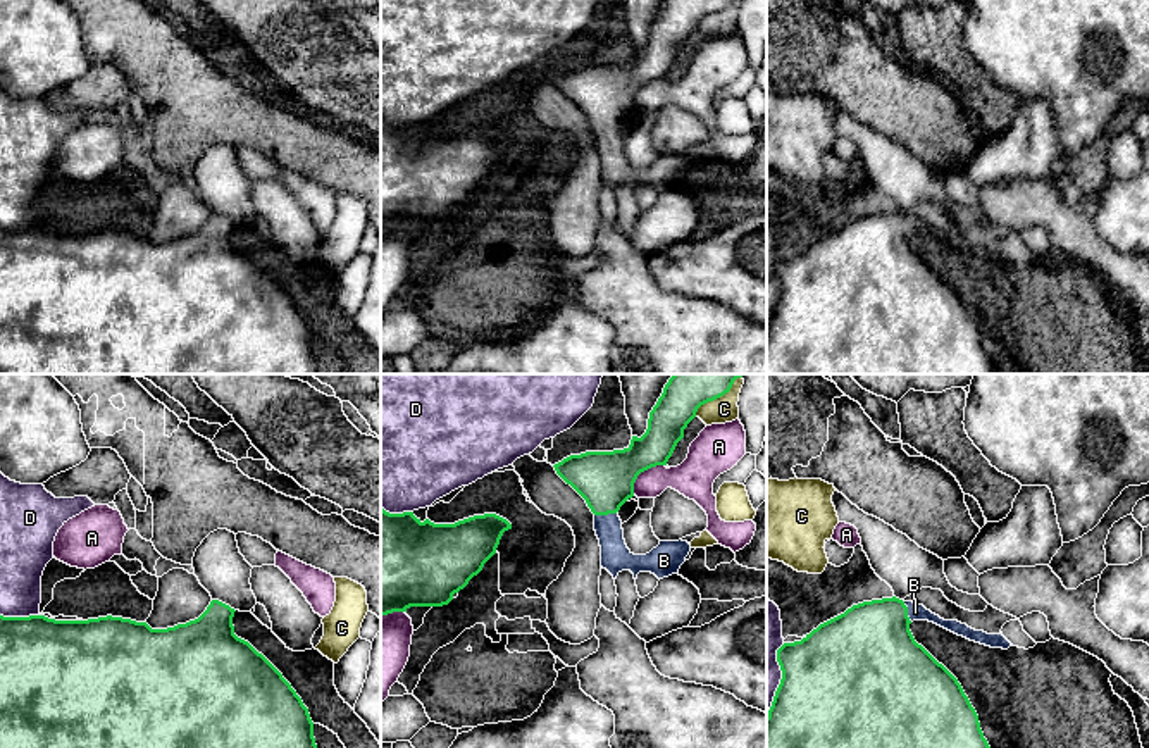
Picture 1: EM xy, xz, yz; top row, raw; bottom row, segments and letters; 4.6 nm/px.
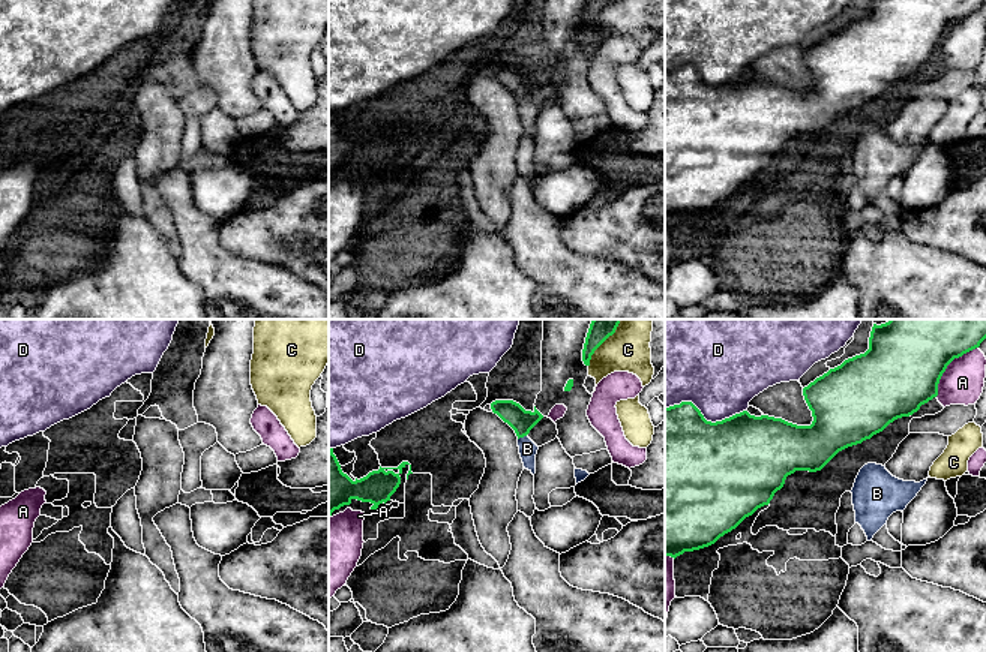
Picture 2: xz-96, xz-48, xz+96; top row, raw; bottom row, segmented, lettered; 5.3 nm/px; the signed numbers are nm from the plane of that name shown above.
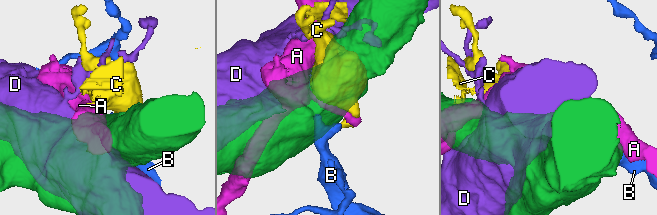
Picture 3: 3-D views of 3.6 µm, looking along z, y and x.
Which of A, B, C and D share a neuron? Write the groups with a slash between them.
A / B / C / D

